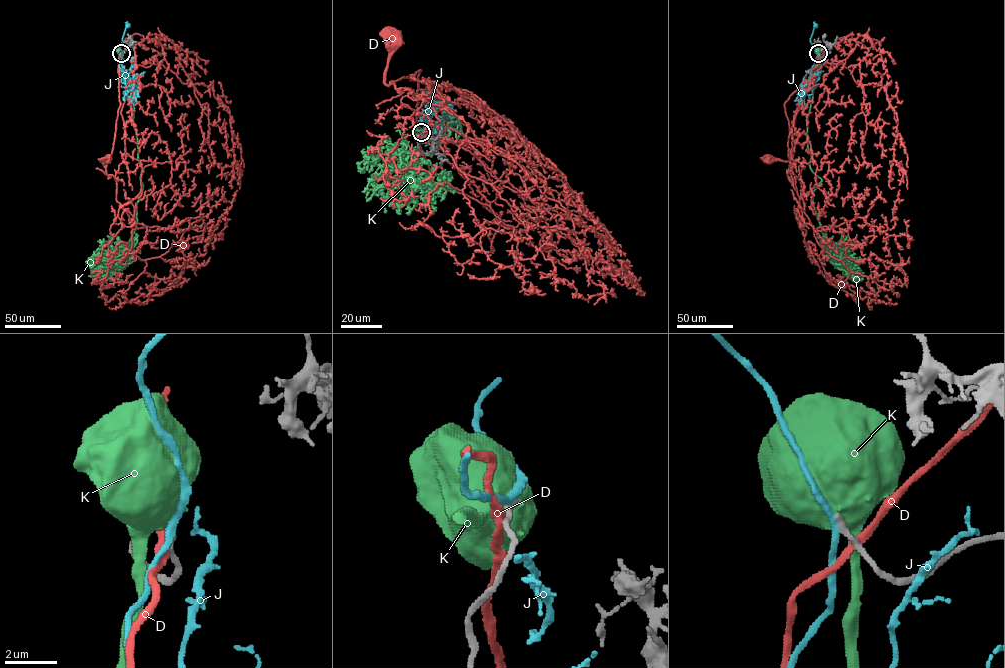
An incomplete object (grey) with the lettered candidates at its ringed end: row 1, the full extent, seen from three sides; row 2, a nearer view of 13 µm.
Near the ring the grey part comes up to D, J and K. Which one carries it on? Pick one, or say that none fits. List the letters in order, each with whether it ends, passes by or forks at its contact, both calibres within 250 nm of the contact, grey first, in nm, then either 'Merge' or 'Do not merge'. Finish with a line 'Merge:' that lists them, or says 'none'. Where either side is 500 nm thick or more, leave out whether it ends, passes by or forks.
D: It passes by. Thickness 220 nm (grey) against 280 nm. Do not merge
J: It passes by. Thickness 260 nm (grey) against 280 nm. Do not merge
K: Thickness 240 nm (grey) against 800 nm. Do not merge
Merge: none

